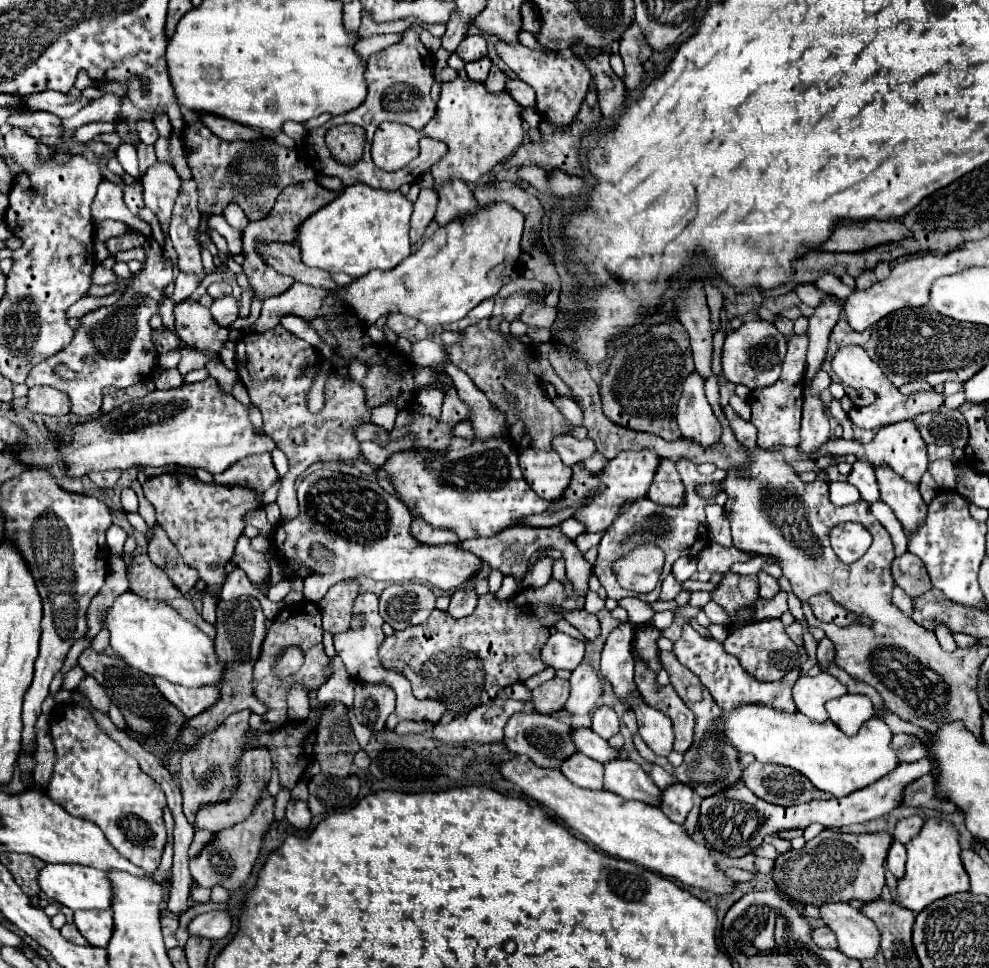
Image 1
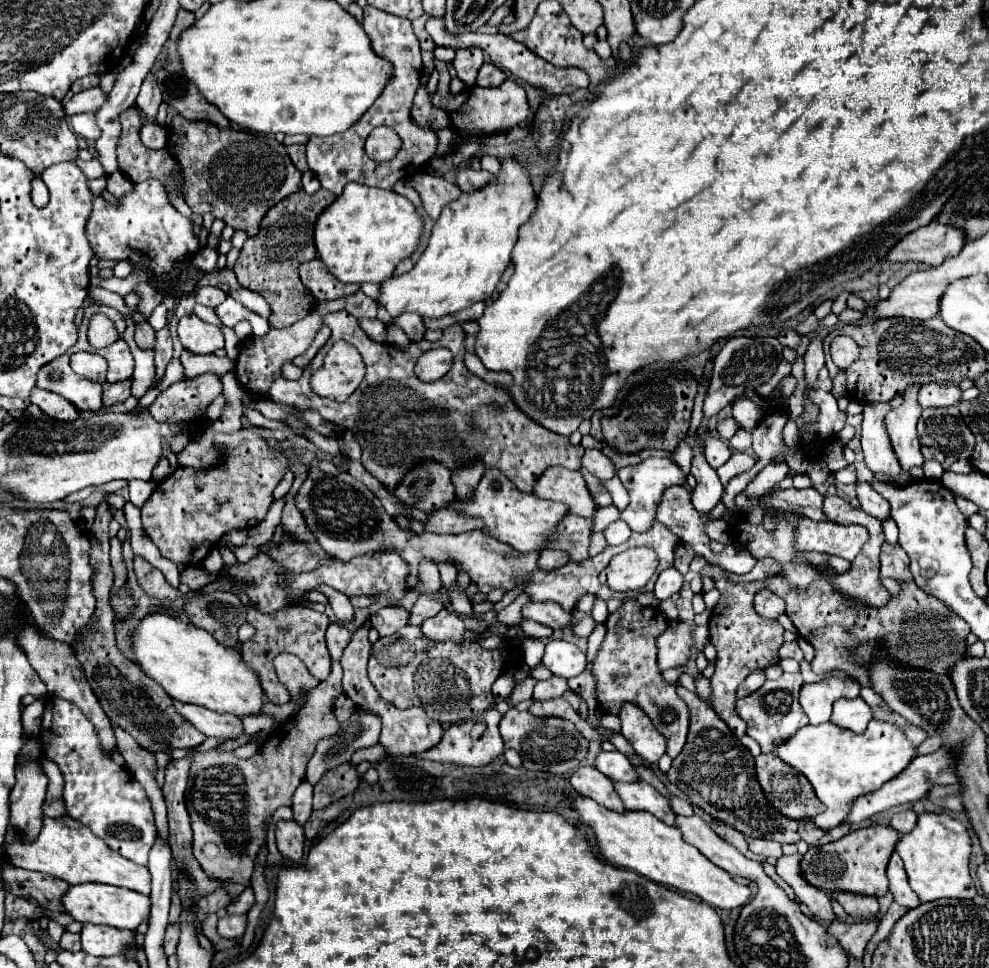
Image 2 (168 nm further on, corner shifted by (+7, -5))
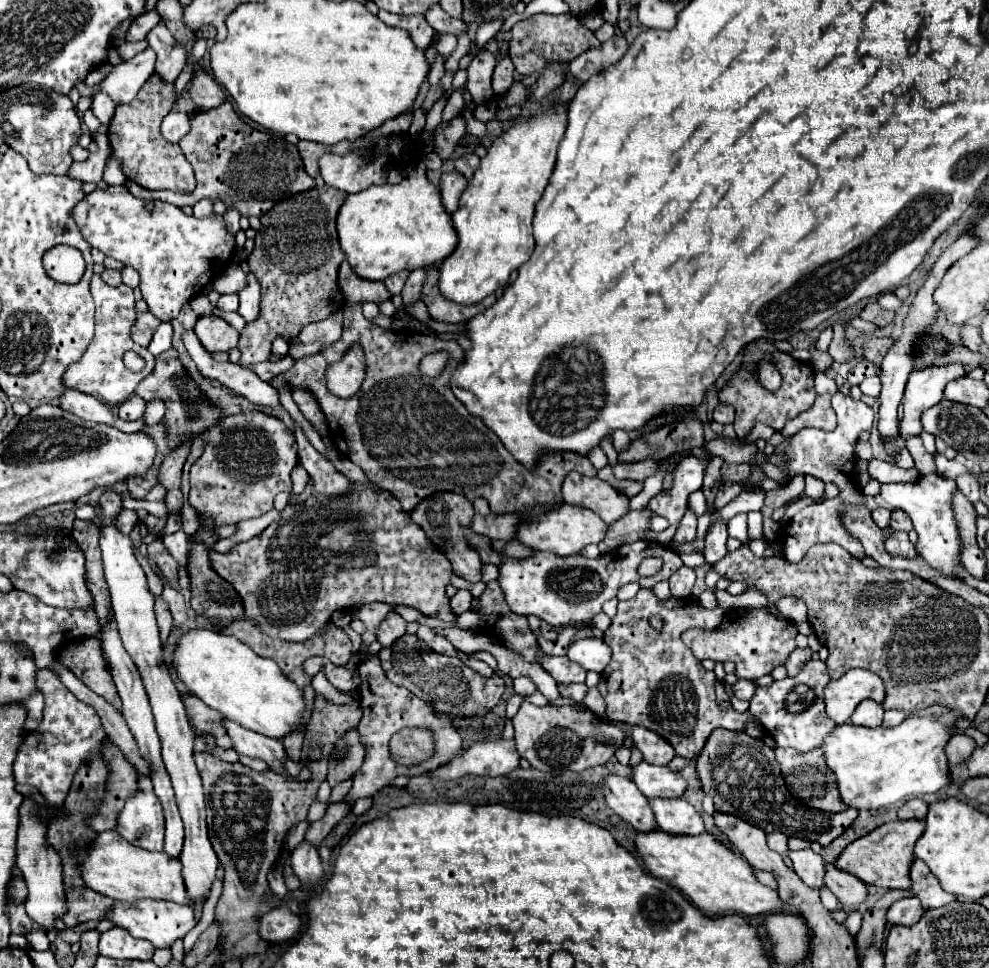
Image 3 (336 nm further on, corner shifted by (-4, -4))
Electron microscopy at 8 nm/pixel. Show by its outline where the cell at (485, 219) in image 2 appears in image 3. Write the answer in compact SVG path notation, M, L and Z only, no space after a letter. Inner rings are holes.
M560 106L552 112L542 112L528 122L520 122L512 126L508 132L504 132L500 138L494 140L490 146L486 158L482 158L482 164L474 172L472 182L460 196L458 210L452 214L454 230L458 234L458 246L452 256L448 256L438 272L438 290L444 298L456 304L478 304L486 296L494 294L496 290L504 288L510 274L518 270L520 264L524 264L532 252L534 252L534 238L532 238L532 216L534 206L542 198L544 188L548 184L548 178L552 174L554 162L556 162L556 150L566 130L566 110Z

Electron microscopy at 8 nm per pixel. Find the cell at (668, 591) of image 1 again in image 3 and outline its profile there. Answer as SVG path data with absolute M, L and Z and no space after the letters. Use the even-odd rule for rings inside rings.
M682 566L680 570L676 570L672 576L670 576L670 592L674 598L690 598L690 592L692 592L692 586L694 586L694 580L696 580L696 574L692 568L688 566Z

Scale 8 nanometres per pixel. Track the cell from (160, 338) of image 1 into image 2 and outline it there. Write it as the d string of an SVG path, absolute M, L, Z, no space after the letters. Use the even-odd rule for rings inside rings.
M147 321L135 325L135 343L141 349L153 349L155 347L155 331Z

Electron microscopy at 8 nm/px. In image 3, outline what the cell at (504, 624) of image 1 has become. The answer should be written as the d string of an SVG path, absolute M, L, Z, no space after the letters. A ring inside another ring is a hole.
M404 634L392 646L382 648L378 656L390 682L408 688L438 714L448 714L454 718L486 716L498 704L504 692L504 680L500 676L480 676L460 658L428 650L424 642L416 638L416 634Z

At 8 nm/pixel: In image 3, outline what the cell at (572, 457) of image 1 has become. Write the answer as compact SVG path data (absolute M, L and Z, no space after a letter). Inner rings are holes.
M644 460L644 462L636 462L636 464L620 464L616 462L614 466L610 466L616 478L626 478L626 480L636 480L636 482L644 482L646 476L656 472L656 462L654 460Z

